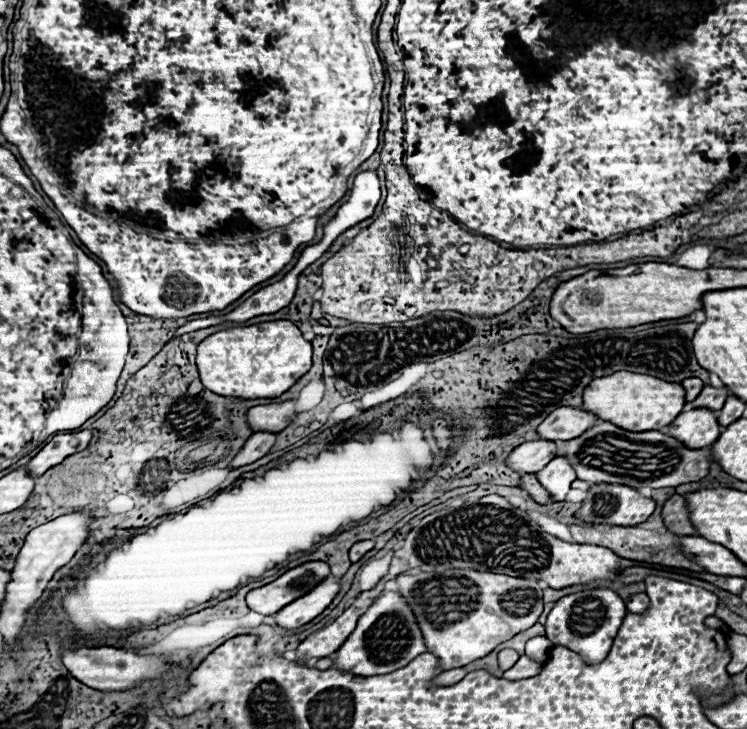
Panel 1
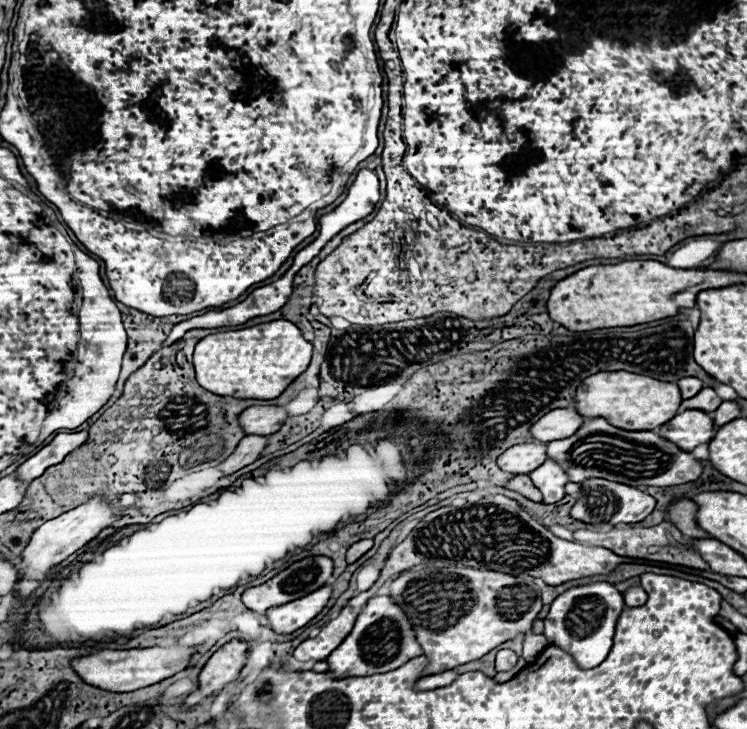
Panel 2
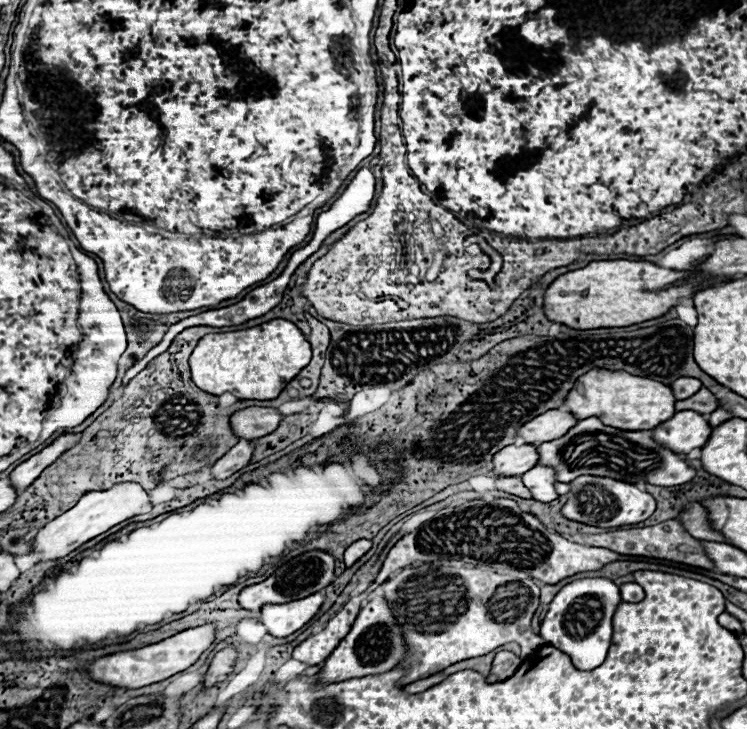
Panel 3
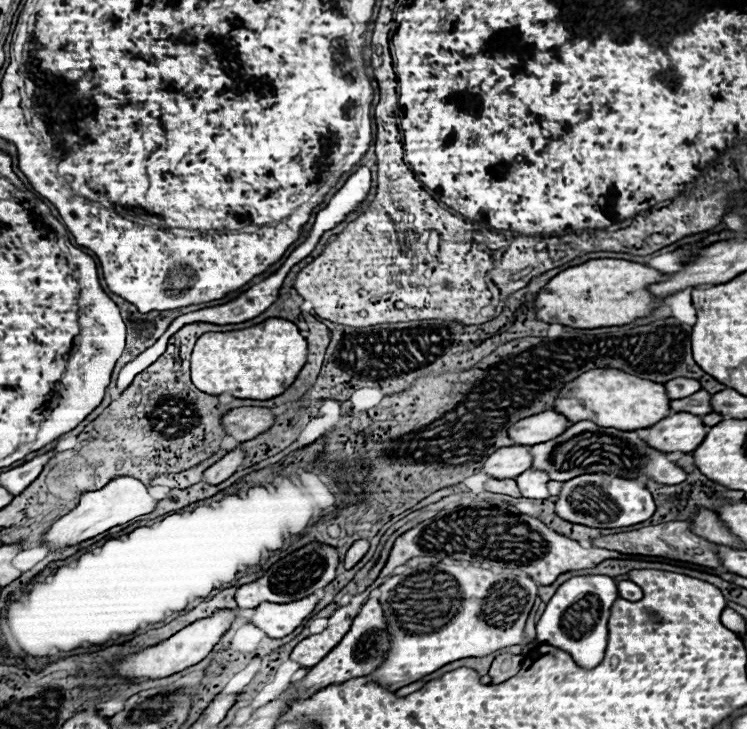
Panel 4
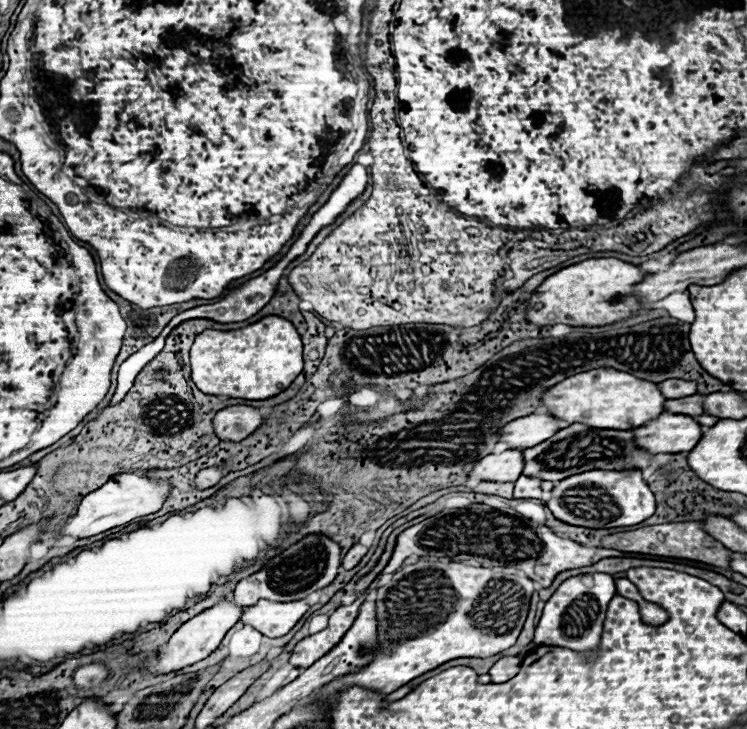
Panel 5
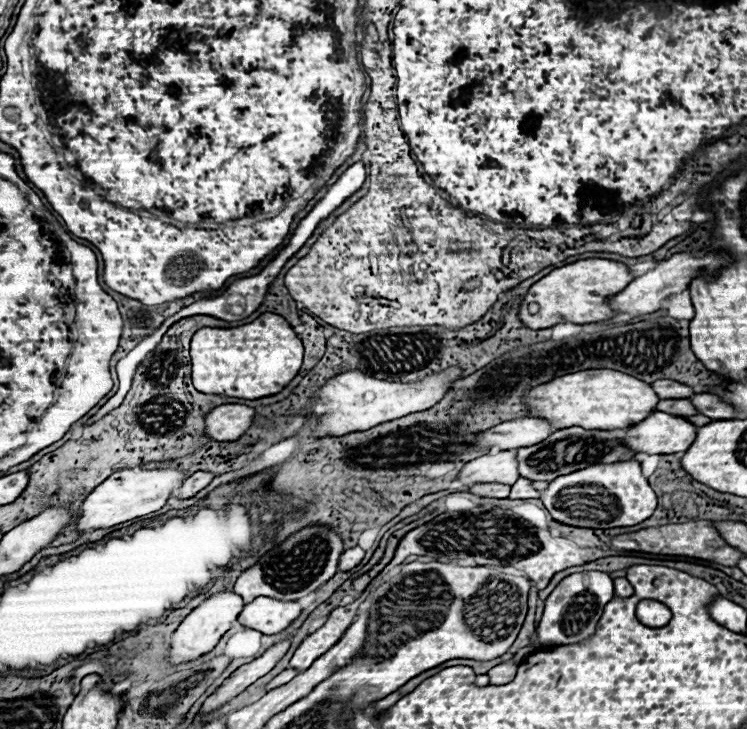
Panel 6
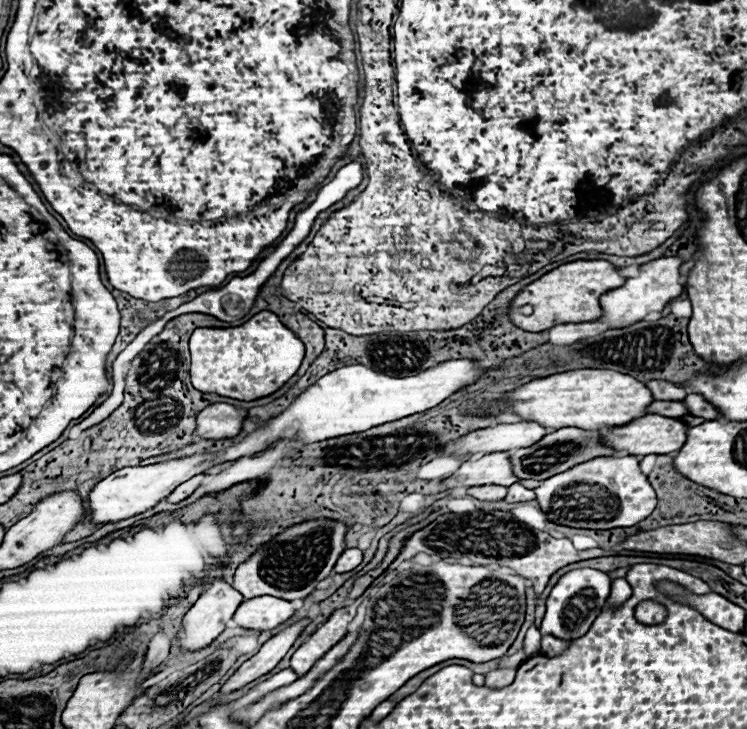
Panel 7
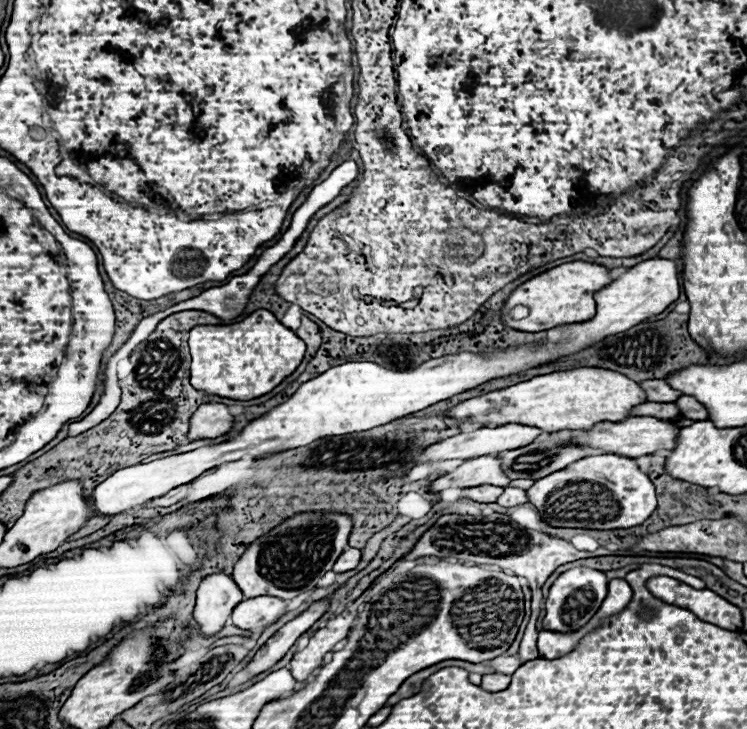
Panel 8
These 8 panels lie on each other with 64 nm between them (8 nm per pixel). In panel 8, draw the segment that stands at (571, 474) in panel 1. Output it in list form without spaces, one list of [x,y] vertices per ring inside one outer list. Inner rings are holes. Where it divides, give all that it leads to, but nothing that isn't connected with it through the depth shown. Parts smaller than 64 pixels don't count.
[[[506,488],[504,490],[504,494],[496,500],[500,506],[506,506],[506,508],[510,508],[510,506],[516,506],[516,504],[526,504],[528,502],[528,494],[526,494],[526,490],[522,490],[522,488]]]

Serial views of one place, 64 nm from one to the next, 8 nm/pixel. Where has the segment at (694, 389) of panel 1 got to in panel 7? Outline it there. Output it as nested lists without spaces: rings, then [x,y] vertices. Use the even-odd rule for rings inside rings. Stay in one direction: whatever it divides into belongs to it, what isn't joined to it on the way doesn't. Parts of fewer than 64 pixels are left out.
[[[646,382],[646,386],[652,390],[654,400],[684,400],[688,396],[688,390],[674,382]]]

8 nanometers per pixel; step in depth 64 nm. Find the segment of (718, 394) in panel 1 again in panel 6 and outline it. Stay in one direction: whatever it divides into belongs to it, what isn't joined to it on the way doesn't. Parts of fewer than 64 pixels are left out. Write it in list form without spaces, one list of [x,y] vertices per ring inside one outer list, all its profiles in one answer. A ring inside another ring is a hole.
[[[676,398],[676,400],[660,400],[656,410],[666,414],[680,414],[680,416],[694,416],[698,410],[692,404],[692,398]]]

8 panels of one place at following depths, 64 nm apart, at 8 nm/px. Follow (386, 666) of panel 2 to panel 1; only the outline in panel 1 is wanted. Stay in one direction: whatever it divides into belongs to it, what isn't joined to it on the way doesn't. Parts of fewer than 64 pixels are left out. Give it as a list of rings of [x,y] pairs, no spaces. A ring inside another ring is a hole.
[[[384,592],[380,598],[374,600],[372,608],[368,608],[368,612],[358,620],[358,626],[350,634],[348,642],[344,642],[344,646],[336,652],[334,668],[352,672],[356,676],[378,676],[408,666],[416,656],[424,652],[426,644],[420,626],[406,598],[398,592]]]

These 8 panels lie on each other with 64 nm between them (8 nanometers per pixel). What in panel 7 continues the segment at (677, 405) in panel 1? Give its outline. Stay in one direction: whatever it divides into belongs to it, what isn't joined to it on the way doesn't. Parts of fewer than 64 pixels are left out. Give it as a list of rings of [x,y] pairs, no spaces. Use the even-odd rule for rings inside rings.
[[[580,368],[540,378],[516,388],[512,394],[508,394],[508,406],[502,412],[514,412],[520,418],[532,418],[534,422],[548,426],[550,432],[568,426],[602,430],[610,426],[624,426],[624,422],[642,418],[646,414],[646,406],[652,402],[654,398],[646,384],[628,374],[620,374],[616,370]]]

